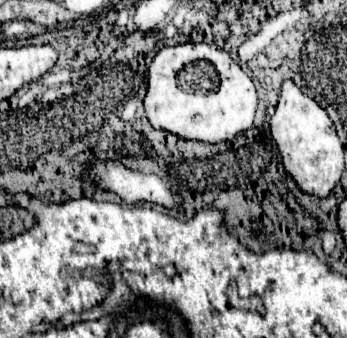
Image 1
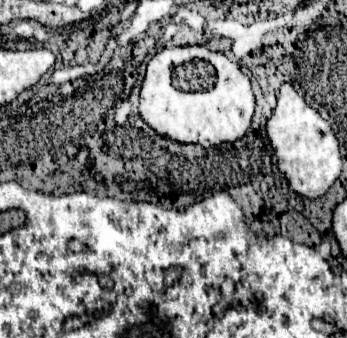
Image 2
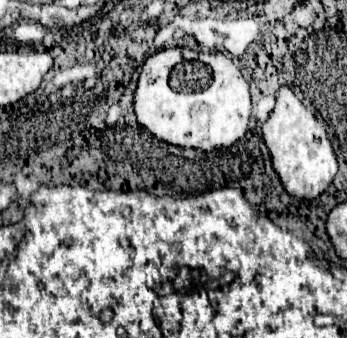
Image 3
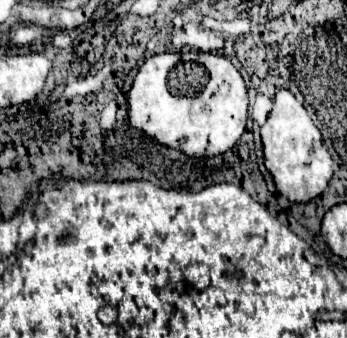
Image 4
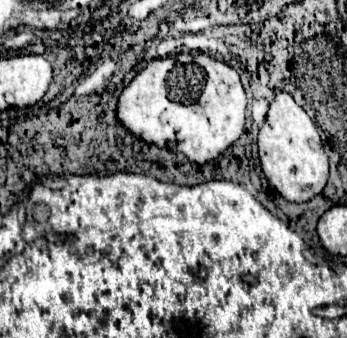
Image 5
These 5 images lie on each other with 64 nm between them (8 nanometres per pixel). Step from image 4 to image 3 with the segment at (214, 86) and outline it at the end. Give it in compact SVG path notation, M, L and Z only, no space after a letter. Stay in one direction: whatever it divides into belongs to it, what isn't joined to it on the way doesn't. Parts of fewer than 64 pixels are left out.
M170 48L152 54L144 66L134 94L134 110L138 124L148 128L158 140L164 140L182 148L200 148L214 150L222 146L232 146L244 138L248 130L248 120L252 114L250 86L244 80L238 66L224 54L216 52L196 52L190 48Z

